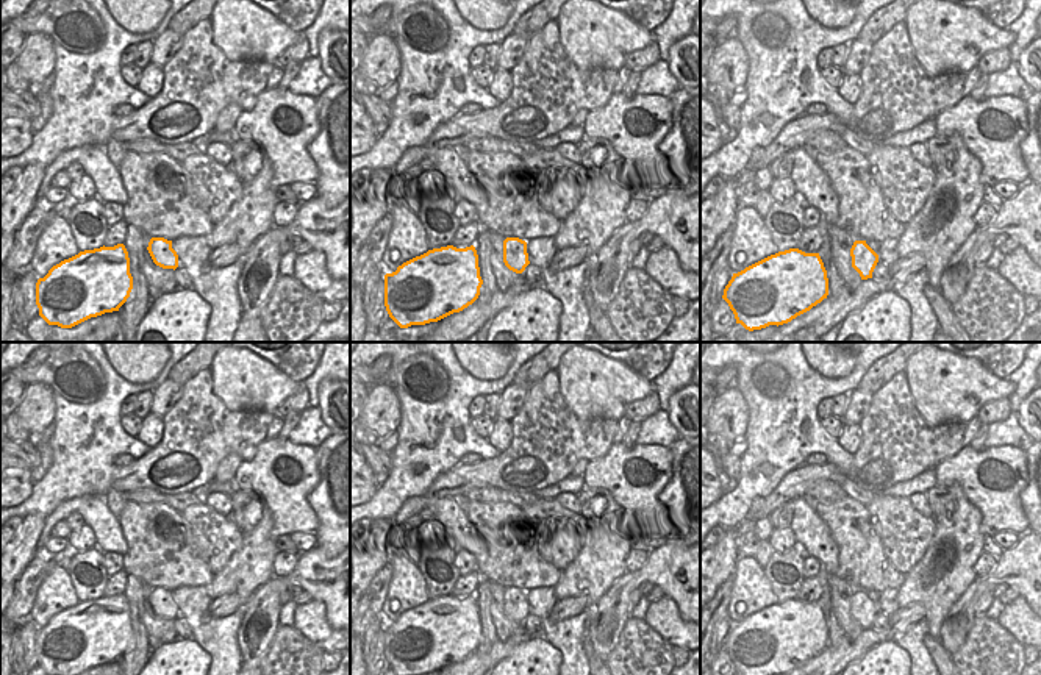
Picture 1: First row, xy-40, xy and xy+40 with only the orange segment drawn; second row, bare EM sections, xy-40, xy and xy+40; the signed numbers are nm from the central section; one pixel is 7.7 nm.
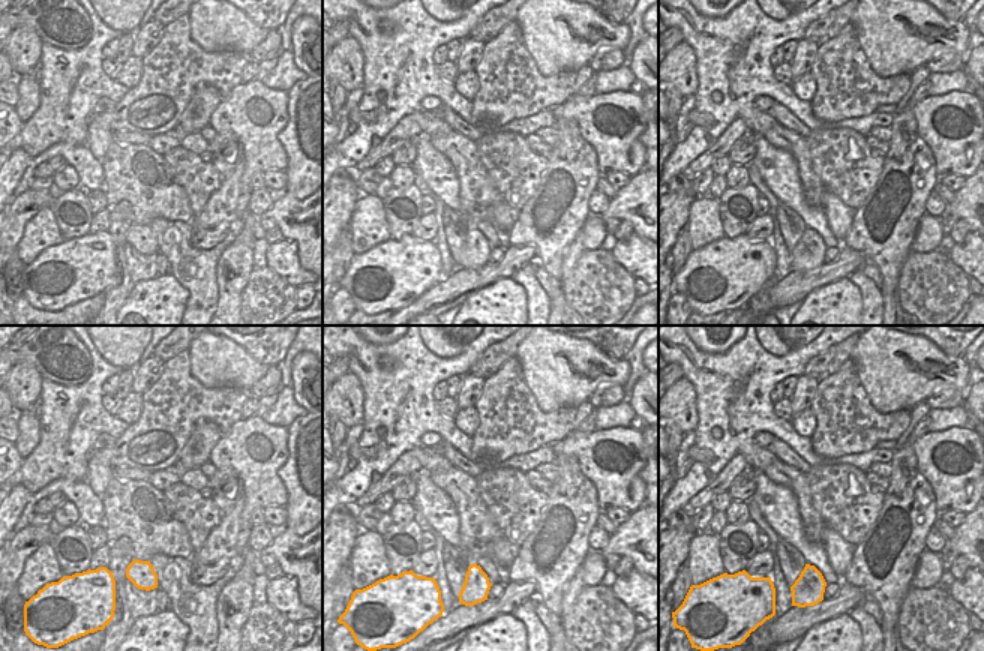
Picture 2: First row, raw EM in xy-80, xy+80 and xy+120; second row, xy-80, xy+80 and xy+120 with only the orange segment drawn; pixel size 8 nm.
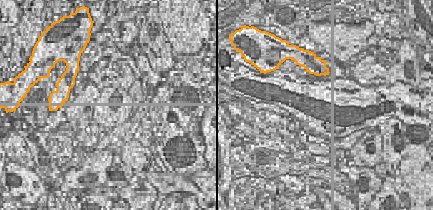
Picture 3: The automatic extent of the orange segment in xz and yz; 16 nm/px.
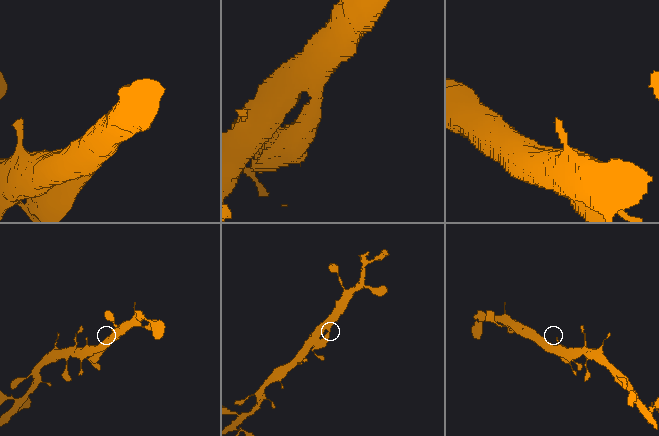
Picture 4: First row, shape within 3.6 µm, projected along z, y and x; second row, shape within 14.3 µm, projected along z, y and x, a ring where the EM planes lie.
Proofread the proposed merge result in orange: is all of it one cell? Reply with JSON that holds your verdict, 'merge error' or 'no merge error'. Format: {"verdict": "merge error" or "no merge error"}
{"verdict": "no merge error"}

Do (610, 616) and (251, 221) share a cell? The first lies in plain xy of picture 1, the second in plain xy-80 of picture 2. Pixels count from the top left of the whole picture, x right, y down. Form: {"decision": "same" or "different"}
{"decision": "different"}

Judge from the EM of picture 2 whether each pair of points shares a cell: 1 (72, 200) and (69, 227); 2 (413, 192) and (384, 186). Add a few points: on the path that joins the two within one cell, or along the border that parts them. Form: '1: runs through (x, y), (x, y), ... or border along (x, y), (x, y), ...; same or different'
1: runs through (69, 206), (69, 221); same
2: border along (392, 186), (381, 198); different

